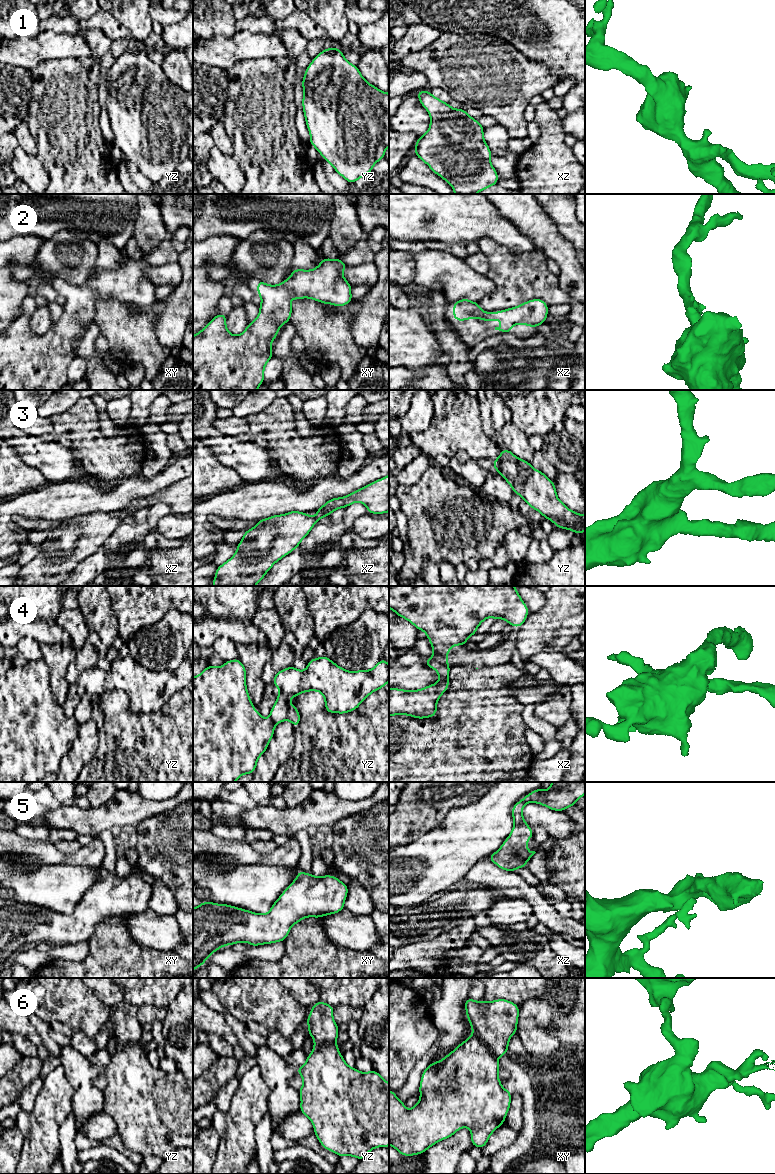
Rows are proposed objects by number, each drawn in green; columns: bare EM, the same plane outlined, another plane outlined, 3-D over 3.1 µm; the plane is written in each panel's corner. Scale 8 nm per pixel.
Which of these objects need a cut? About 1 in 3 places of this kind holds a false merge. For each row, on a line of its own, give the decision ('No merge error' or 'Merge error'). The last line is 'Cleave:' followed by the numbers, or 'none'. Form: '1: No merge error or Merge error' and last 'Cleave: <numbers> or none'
1: No merge error
2: No merge error
3: No merge error
4: Merge error
5: No merge error
6: Merge error
Cleave: 4, 6

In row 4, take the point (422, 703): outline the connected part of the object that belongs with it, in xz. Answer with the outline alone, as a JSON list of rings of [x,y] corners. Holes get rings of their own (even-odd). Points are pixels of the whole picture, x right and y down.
[[[433,659],[425,664],[438,672],[440,680],[421,690],[389,689],[389,716],[409,715],[417,719],[433,717],[437,713],[437,701],[449,688],[450,667]]]

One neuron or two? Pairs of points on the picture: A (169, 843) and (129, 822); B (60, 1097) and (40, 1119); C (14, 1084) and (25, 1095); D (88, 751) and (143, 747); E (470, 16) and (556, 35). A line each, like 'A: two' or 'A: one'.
A: two
B: one
C: two
D: two
E: one

